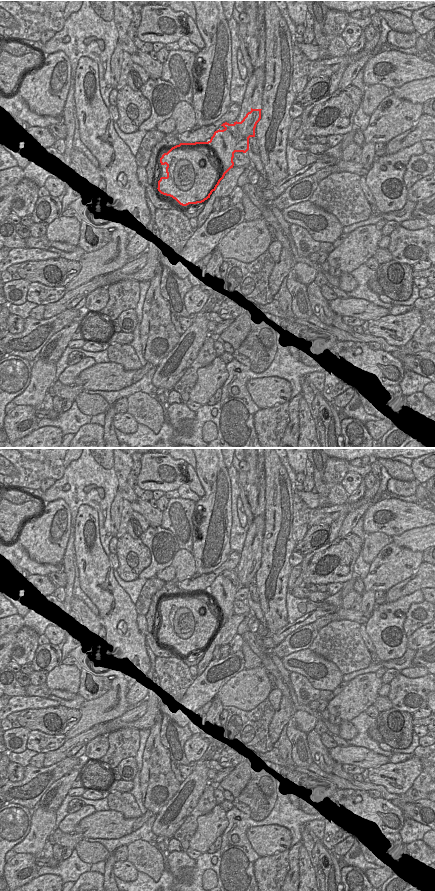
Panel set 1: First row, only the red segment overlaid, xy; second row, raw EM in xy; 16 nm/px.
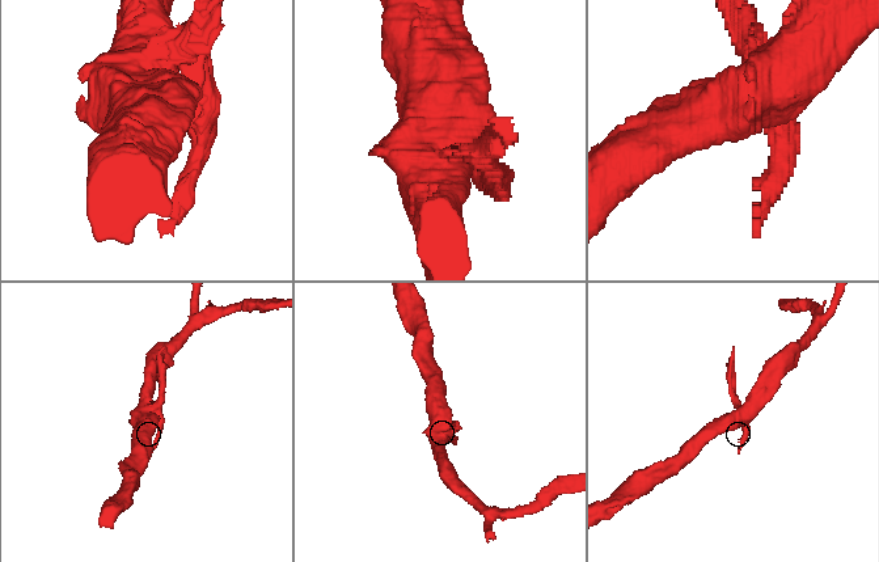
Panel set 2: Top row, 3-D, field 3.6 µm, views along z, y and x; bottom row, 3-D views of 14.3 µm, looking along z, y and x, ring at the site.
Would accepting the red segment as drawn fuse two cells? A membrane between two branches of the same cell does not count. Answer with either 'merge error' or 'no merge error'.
merge error

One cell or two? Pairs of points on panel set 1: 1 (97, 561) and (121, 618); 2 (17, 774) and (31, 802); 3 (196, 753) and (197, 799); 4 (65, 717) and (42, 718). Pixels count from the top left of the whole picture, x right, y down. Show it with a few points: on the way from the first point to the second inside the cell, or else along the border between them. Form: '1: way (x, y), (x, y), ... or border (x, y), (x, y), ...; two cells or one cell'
1: way (103, 575), (118, 592), (121, 604); one cell
2: border (27, 772), (19, 786), (10, 785); two cells
3: border (205, 757), (202, 757), (192, 766); two cells
4: way (59, 719), (48, 719); one cell

